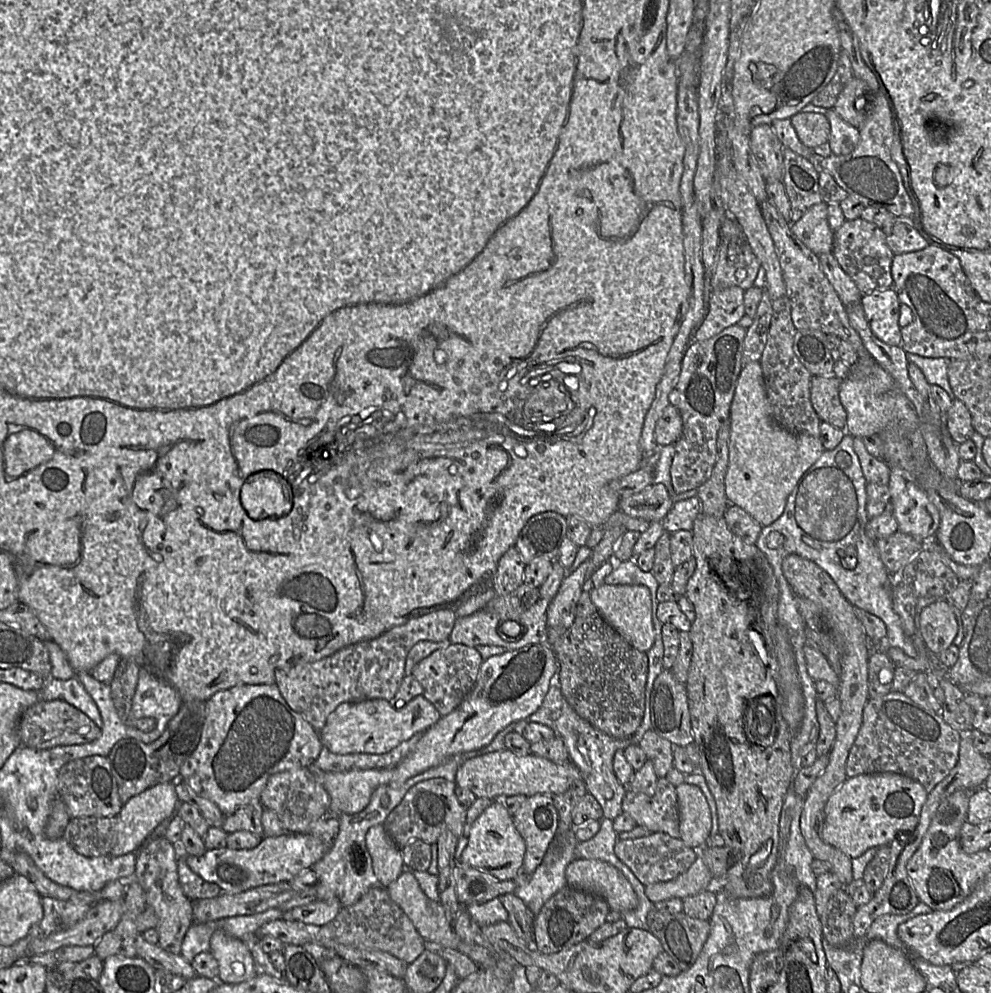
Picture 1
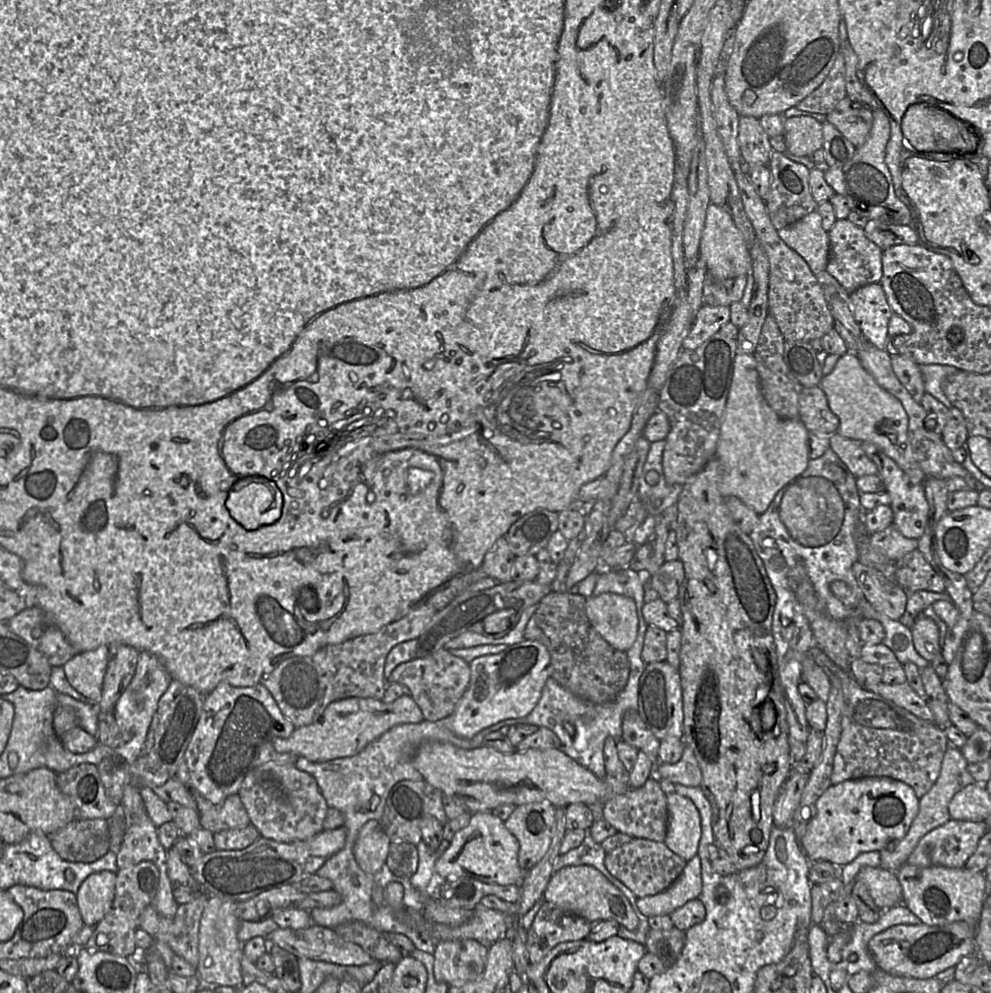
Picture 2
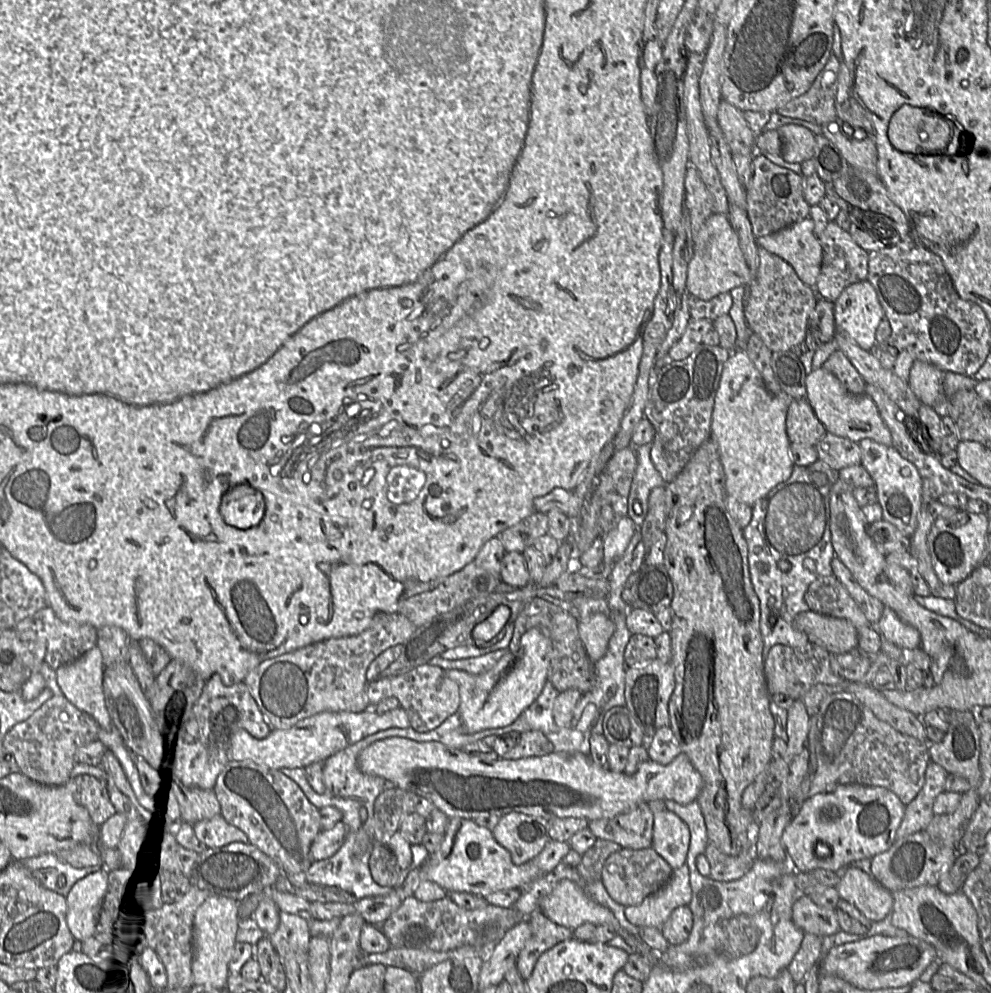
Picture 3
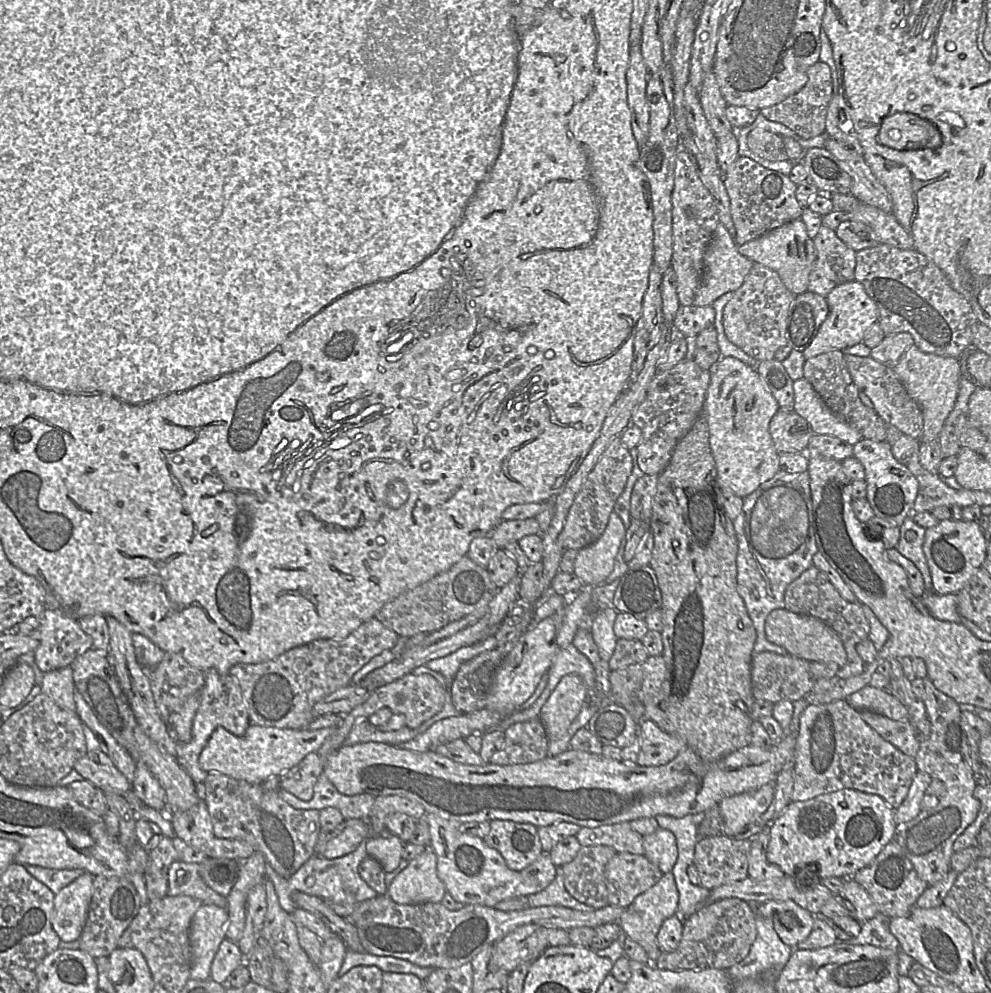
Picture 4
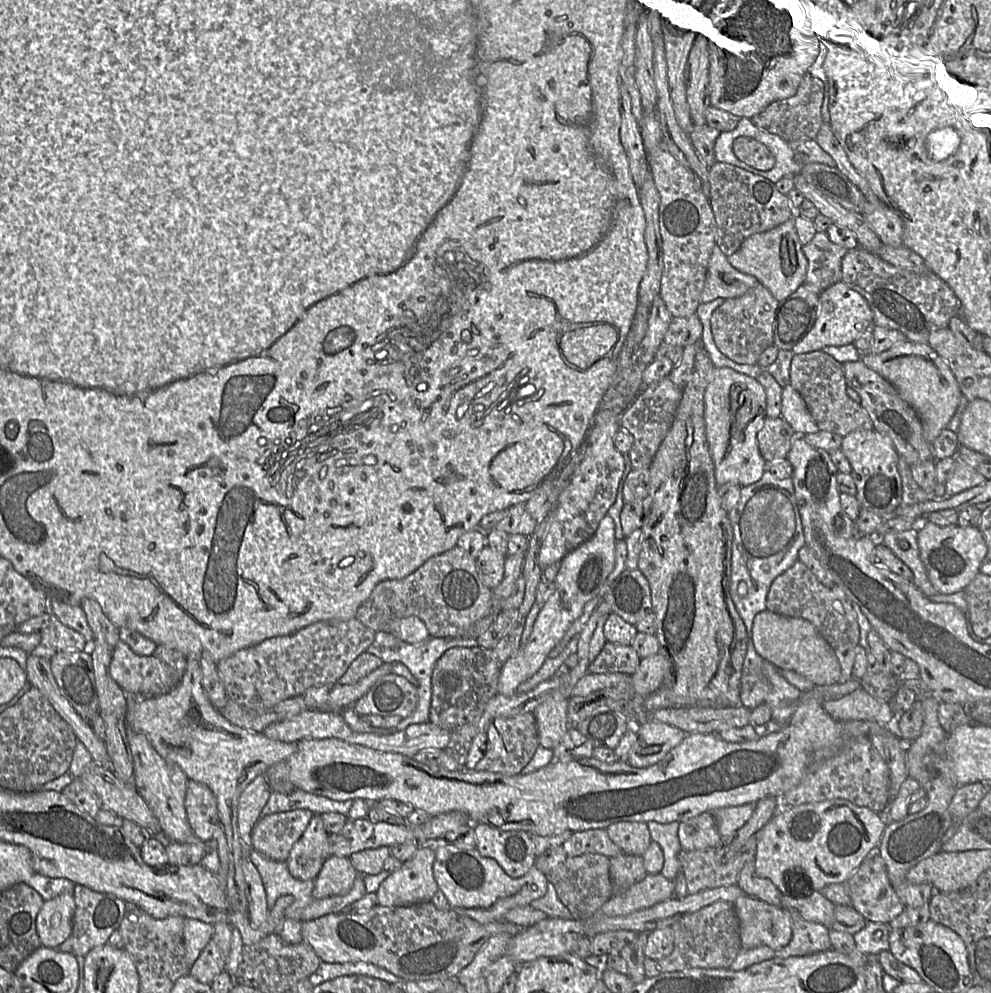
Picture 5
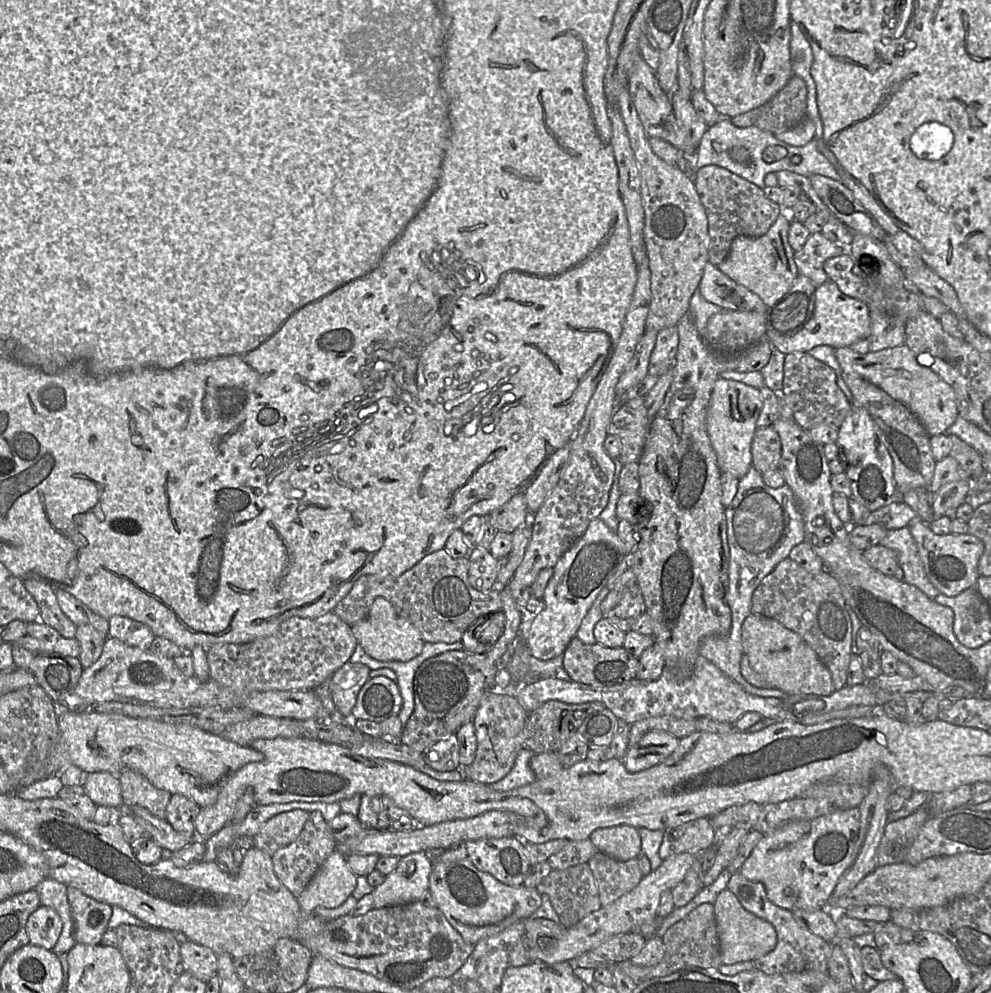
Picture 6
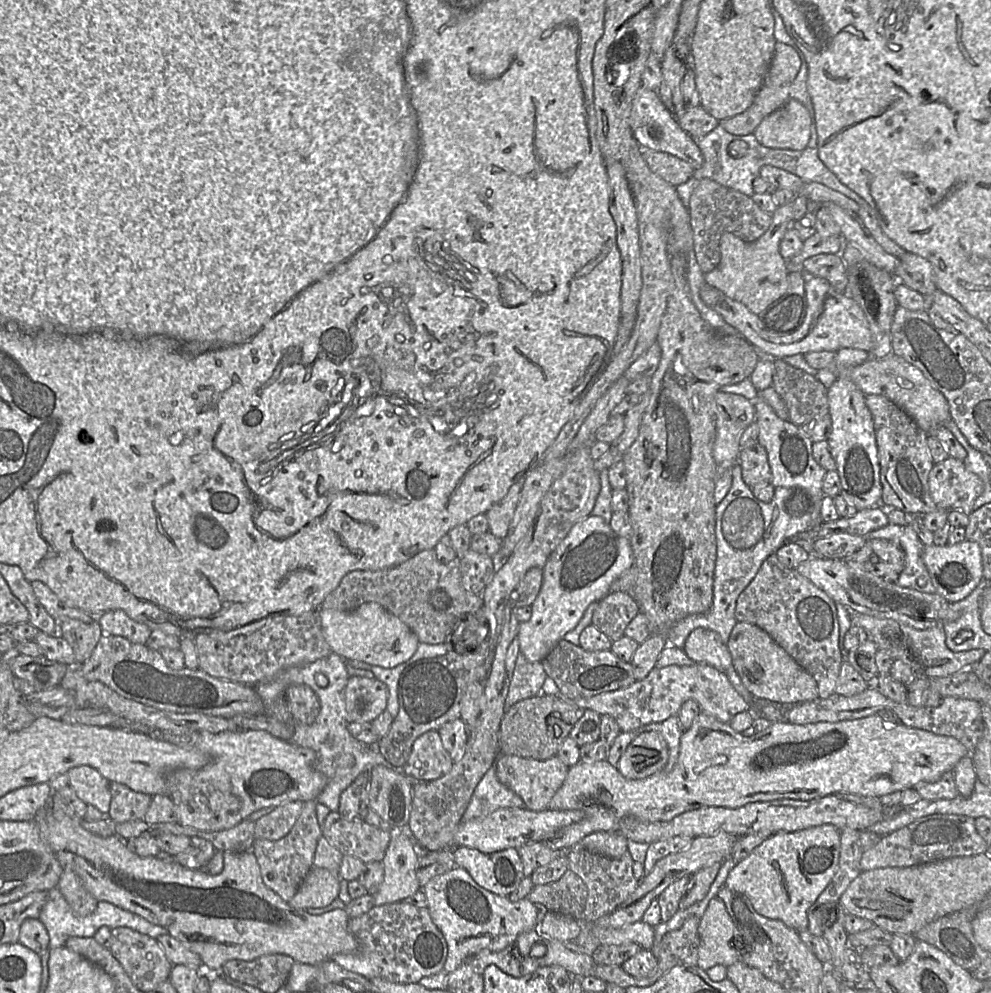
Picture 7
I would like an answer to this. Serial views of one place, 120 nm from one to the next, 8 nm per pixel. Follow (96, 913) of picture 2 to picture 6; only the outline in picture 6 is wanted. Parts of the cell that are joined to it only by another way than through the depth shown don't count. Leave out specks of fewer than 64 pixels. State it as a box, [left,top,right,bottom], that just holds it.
[27,905,62,951]

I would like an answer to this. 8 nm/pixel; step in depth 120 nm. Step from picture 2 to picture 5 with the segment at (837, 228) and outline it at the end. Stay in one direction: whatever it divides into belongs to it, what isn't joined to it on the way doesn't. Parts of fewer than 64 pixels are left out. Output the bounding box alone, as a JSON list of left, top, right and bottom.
[803,232,847,294]

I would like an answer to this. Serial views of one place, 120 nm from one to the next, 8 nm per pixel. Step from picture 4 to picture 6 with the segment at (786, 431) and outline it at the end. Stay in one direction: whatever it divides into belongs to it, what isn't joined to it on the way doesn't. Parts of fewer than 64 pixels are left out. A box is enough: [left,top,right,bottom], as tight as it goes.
[751,425,781,475]

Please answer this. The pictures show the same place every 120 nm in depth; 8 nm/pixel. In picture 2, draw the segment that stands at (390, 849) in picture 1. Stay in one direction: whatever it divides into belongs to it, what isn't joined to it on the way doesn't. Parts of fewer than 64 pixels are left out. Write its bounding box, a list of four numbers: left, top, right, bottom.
[354,820,391,874]

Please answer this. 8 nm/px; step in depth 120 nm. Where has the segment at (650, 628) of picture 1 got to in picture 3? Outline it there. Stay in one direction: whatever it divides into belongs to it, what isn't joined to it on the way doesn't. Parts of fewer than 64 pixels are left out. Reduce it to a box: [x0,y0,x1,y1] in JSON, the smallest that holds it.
[578,612,615,662]

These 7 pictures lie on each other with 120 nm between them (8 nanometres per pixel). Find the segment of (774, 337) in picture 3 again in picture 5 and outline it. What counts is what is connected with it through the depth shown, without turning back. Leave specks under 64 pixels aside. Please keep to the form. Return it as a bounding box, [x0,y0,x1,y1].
[711,283,779,365]

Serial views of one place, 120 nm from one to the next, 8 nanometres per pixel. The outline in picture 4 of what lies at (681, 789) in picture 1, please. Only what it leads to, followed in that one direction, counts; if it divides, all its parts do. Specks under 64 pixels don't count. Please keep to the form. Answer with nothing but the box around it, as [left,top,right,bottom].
[643,827,678,874]

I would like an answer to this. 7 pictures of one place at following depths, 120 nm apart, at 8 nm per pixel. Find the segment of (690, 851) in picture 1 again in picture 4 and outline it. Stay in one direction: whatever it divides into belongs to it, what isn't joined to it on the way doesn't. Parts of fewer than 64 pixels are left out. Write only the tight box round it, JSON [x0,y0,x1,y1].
[605,853,663,908]

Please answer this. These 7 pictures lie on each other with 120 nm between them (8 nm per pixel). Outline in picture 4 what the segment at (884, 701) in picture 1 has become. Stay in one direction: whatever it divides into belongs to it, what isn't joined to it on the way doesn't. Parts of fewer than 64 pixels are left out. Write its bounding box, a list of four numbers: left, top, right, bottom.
[791,699,918,810]

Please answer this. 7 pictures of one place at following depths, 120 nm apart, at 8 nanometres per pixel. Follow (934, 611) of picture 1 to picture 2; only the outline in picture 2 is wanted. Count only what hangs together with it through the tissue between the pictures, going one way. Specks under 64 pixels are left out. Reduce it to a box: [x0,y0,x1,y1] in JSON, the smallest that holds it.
[913,613,941,662]

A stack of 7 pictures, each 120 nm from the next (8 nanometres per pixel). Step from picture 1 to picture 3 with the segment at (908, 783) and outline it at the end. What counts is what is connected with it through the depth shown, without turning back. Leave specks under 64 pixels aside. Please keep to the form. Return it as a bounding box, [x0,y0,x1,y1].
[782,785,905,873]

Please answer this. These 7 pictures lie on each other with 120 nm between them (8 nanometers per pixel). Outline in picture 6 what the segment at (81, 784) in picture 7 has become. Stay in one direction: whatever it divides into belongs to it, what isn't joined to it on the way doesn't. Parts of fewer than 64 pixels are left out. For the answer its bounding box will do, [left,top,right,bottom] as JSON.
[82,772,122,810]

